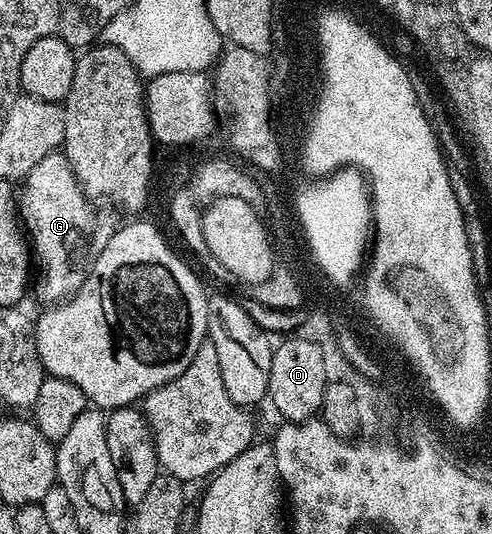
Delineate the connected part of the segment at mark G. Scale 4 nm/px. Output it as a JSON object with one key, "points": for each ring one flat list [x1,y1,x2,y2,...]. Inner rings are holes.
{"points":[[56,151,41,159,22,185,23,193,21,189,17,197,17,212,37,262,33,293,44,301,44,306,50,307,66,301,82,287,109,233,99,229,99,217,91,206,94,205,92,198,79,186,62,152]]}

